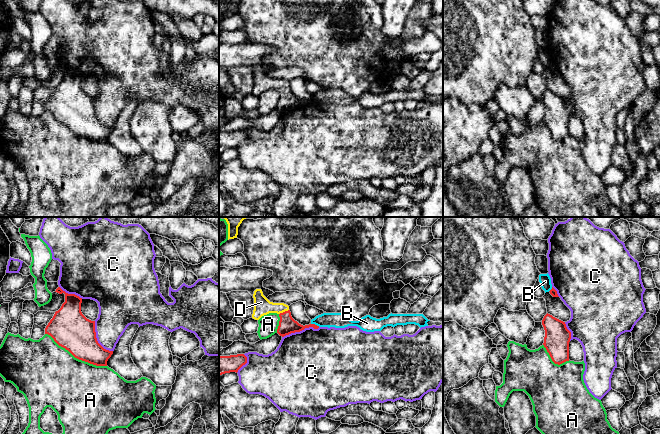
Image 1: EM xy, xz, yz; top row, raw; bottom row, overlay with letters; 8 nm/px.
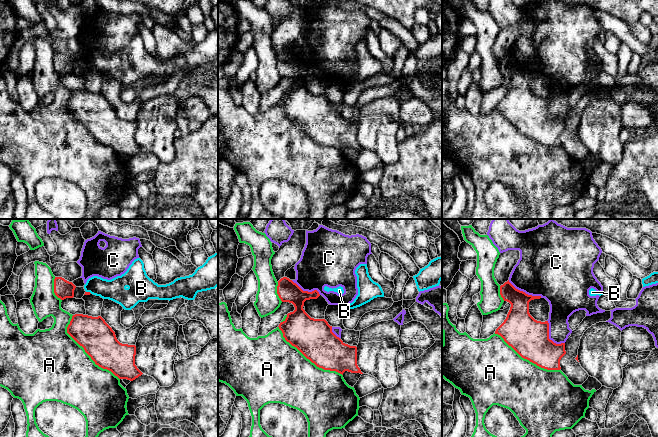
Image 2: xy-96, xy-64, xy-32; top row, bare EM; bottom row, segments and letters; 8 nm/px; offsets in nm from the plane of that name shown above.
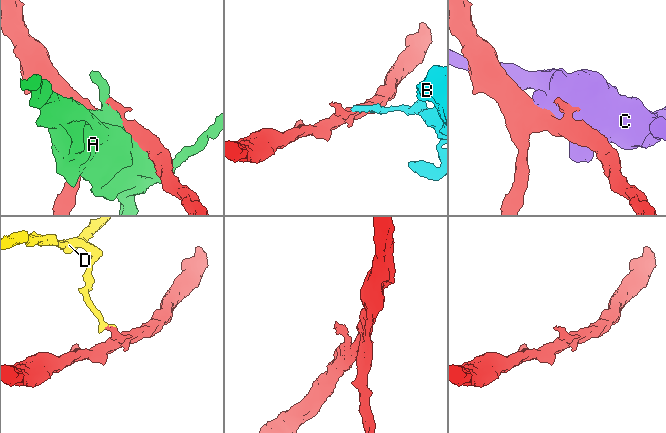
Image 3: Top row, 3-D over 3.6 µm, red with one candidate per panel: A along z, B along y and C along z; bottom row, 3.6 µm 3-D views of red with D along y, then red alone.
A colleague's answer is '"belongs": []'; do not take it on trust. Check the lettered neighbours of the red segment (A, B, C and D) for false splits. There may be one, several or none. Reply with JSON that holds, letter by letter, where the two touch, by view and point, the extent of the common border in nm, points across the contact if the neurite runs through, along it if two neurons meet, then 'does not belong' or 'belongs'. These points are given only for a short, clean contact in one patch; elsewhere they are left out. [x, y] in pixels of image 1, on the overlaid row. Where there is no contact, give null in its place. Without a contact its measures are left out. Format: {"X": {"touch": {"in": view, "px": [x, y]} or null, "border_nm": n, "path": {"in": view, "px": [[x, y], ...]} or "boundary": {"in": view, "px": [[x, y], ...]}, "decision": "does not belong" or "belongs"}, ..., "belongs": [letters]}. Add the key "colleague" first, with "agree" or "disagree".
{"colleague": "agree", "A": {"touch": {"in": "xy", "px": [76, 357]}, "border_nm": 550, "decision": "does not belong"}, "B": {"touch": {"in": "xz", "px": [314, 324]}, "border_nm": 80, "boundary": {"in": "xz", "px": [[311, 323], [319, 326]]}, "decision": "does not belong"}, "C": {"touch": {"in": "xz", "px": [300, 330]}, "border_nm": 320, "decision": "does not belong"}, "D": {"touch": {"in": "xz", "px": [283, 312]}, "border_nm": 90, "decision": "does not belong"}, "belongs": []}

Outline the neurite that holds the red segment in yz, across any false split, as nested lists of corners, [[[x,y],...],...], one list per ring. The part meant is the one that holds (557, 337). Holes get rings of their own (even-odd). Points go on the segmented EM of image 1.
[[[546,314],[542,320],[545,330],[544,347],[555,364],[569,361],[569,342],[571,332],[567,329],[565,322]]]

